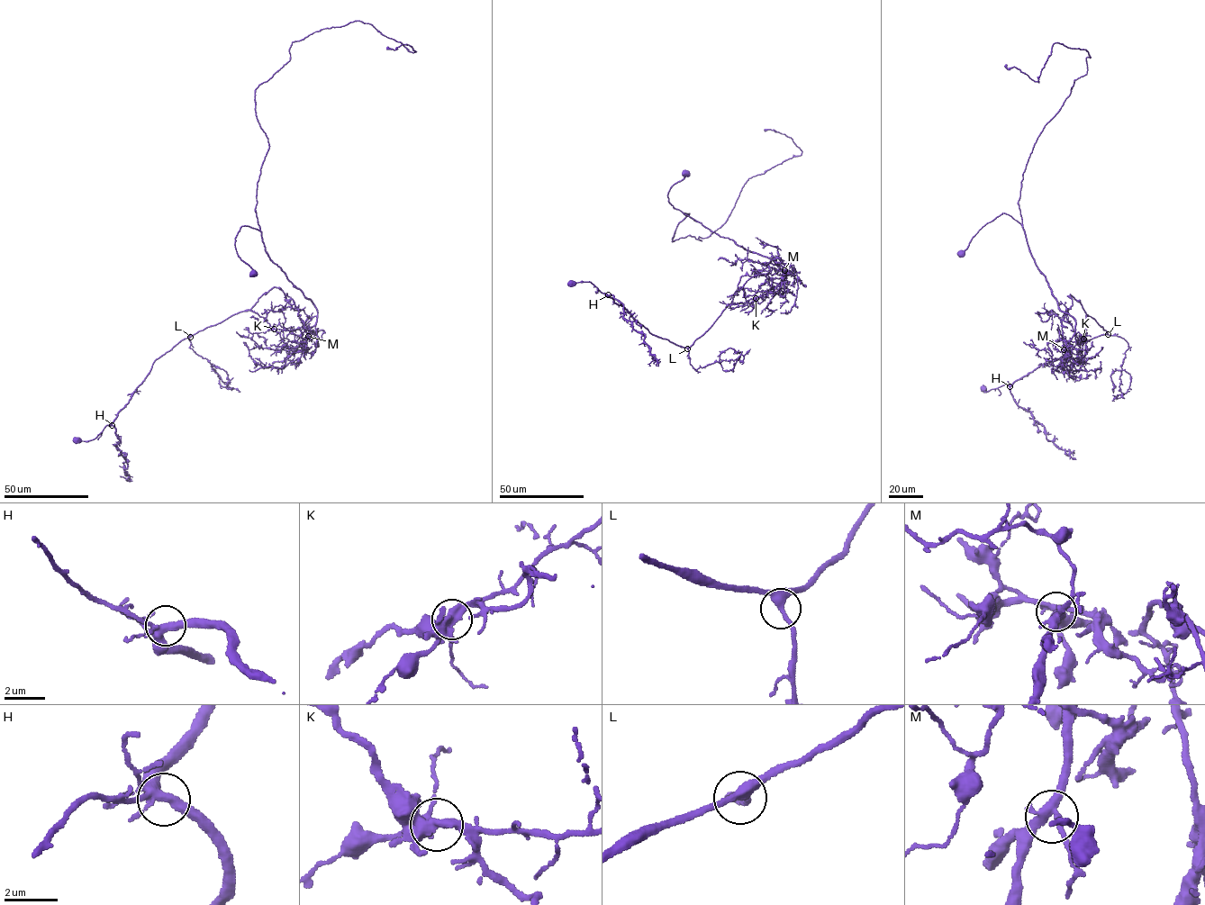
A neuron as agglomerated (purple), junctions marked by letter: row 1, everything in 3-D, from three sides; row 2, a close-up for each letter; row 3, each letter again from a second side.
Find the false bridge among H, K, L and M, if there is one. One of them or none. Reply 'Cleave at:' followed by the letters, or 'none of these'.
Cleave at: K

